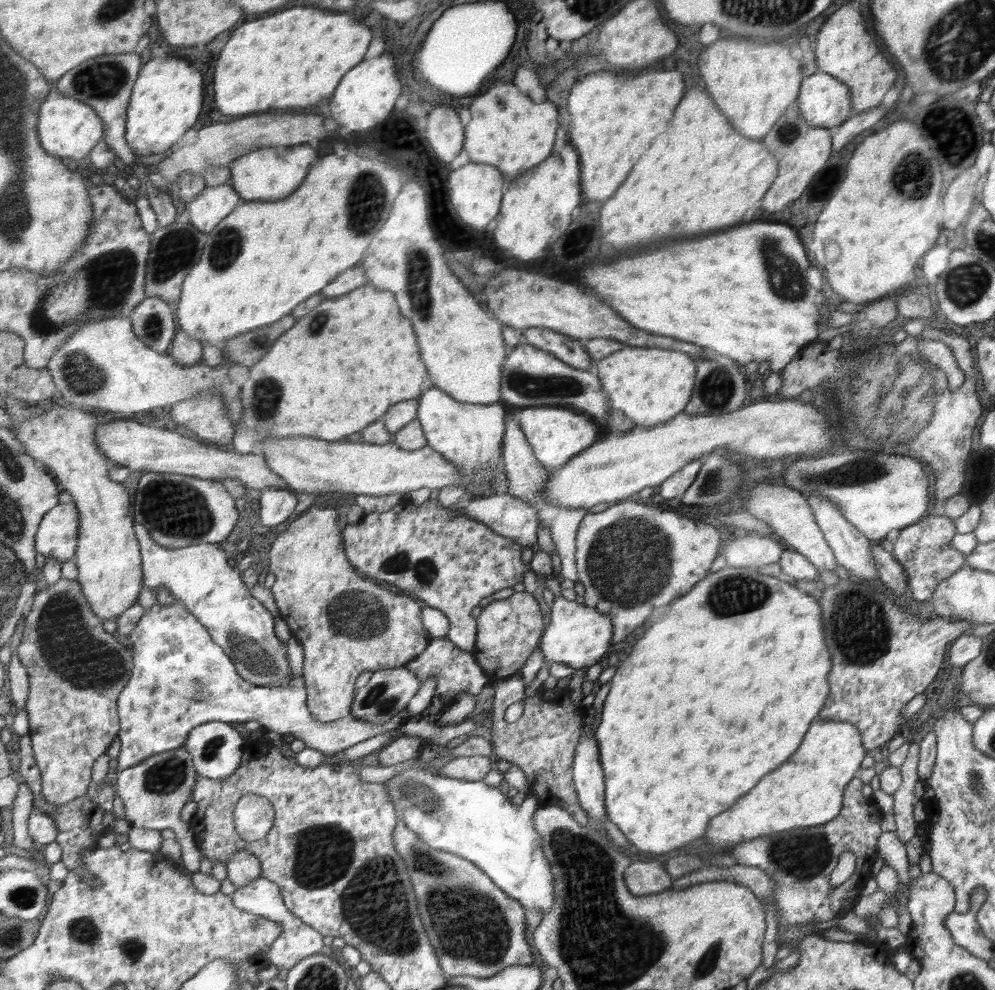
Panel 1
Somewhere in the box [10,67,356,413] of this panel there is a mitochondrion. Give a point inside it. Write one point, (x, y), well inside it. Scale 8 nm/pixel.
(109, 278)

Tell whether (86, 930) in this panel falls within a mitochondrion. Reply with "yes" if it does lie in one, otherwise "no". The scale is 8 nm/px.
yes

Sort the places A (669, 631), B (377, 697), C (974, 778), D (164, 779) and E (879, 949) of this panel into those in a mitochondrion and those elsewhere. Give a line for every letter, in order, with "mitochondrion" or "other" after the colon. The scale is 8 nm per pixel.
A: other
B: mitochondrion
C: mitochondrion
D: mitochondrion
E: other

